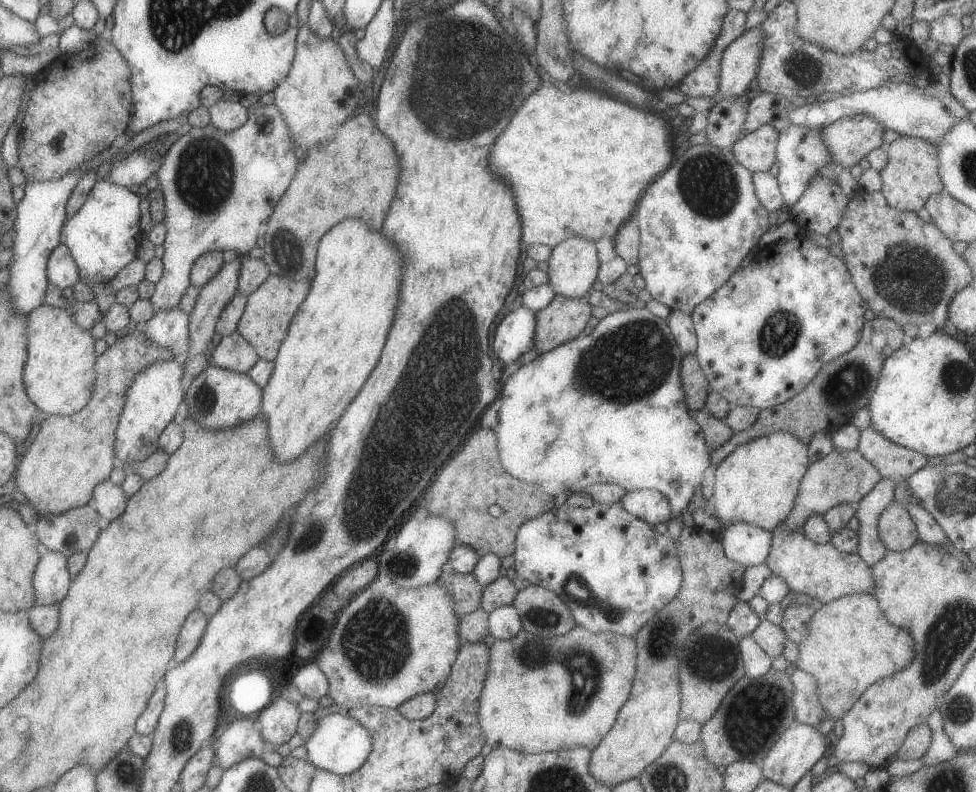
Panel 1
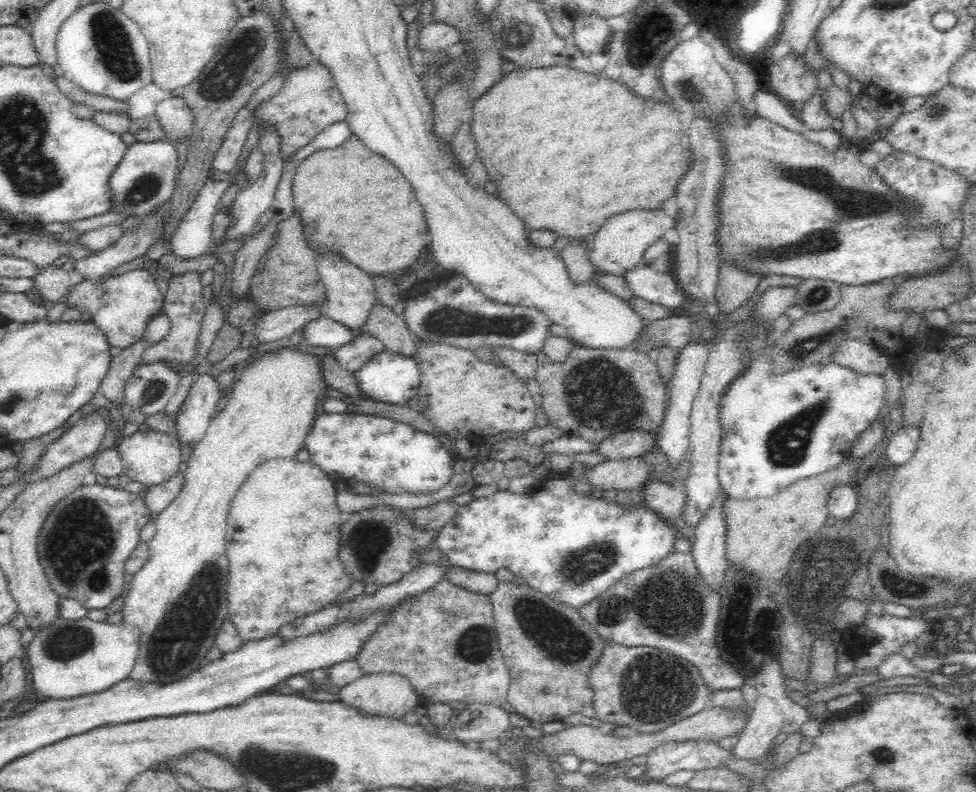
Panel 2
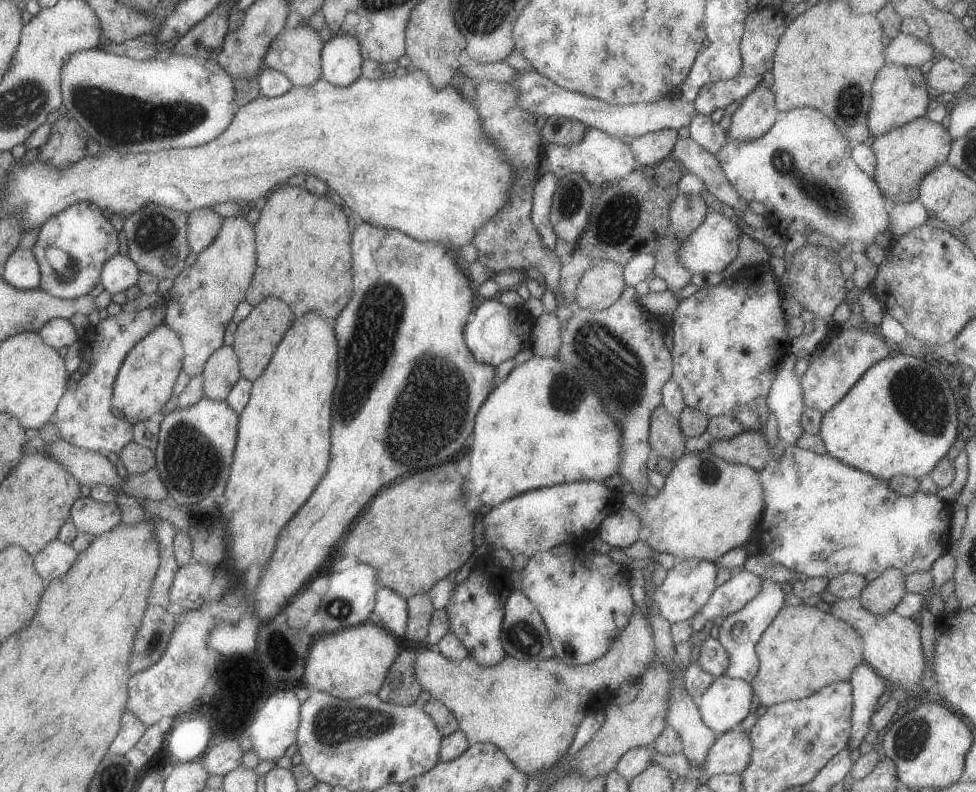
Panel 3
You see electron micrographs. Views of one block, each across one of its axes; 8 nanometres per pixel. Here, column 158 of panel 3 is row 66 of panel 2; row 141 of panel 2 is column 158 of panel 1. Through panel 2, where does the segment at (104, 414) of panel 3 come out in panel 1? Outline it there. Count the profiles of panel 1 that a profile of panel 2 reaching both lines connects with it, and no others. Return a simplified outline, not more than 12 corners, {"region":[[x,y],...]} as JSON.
{"region":[[280,110],[186,127],[156,172],[154,313],[202,254],[261,244],[299,162]]}

